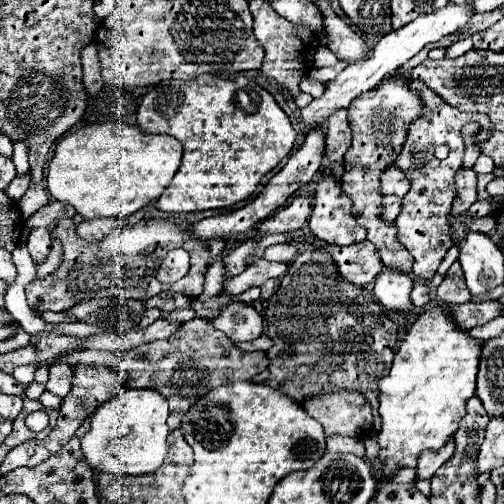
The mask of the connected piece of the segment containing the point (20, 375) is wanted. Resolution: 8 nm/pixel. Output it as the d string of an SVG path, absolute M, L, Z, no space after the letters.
M20 366L20 368L16 368L16 370L12 372L12 376L14 376L22 386L28 386L28 384L34 380L34 370L36 370L36 368L32 368L32 366Z

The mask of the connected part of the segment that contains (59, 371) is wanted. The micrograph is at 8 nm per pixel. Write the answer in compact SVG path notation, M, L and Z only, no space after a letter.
M54 364L50 368L50 378L46 382L46 390L64 398L72 386L72 368L68 364Z

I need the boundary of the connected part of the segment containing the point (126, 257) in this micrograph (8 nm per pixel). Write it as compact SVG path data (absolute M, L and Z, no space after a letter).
M62 218L50 230L52 238L62 242L62 262L56 272L46 278L36 278L28 284L28 304L32 310L52 310L64 312L72 304L90 298L136 298L148 300L158 292L170 288L156 278L158 264L164 260L164 254L174 248L184 248L190 254L190 270L188 274L176 282L176 290L198 298L202 294L206 268L216 262L224 252L224 240L200 240L186 232L186 222L170 222L170 220L142 220L136 226L126 226L122 230L112 232L104 242L88 244L80 236L76 236L76 224L70 218Z

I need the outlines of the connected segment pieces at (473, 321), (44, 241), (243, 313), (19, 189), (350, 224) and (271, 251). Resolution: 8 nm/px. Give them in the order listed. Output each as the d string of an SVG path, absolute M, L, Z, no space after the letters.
M498 300L452 304L450 308L452 308L452 316L456 316L456 324L460 324L460 328L468 328L468 330L474 326L482 326L502 314L502 304Z
M34 228L34 230L30 230L26 246L28 246L28 252L30 252L34 262L44 262L48 258L50 244L52 244L52 238L50 238L46 228Z
M230 302L212 320L212 326L222 330L230 340L254 340L262 334L262 316L252 304Z
M18 174L8 186L6 186L6 196L10 198L10 200L14 200L14 202L18 202L22 196L24 196L24 192L28 190L28 184L30 184L30 174Z
M332 176L320 178L314 192L310 230L326 244L350 246L366 240L366 230L358 226L350 208L352 200L342 192L340 182Z
M274 244L270 248L266 248L264 252L264 258L266 260L272 260L272 262L290 262L296 254L296 248L290 246L290 244Z

